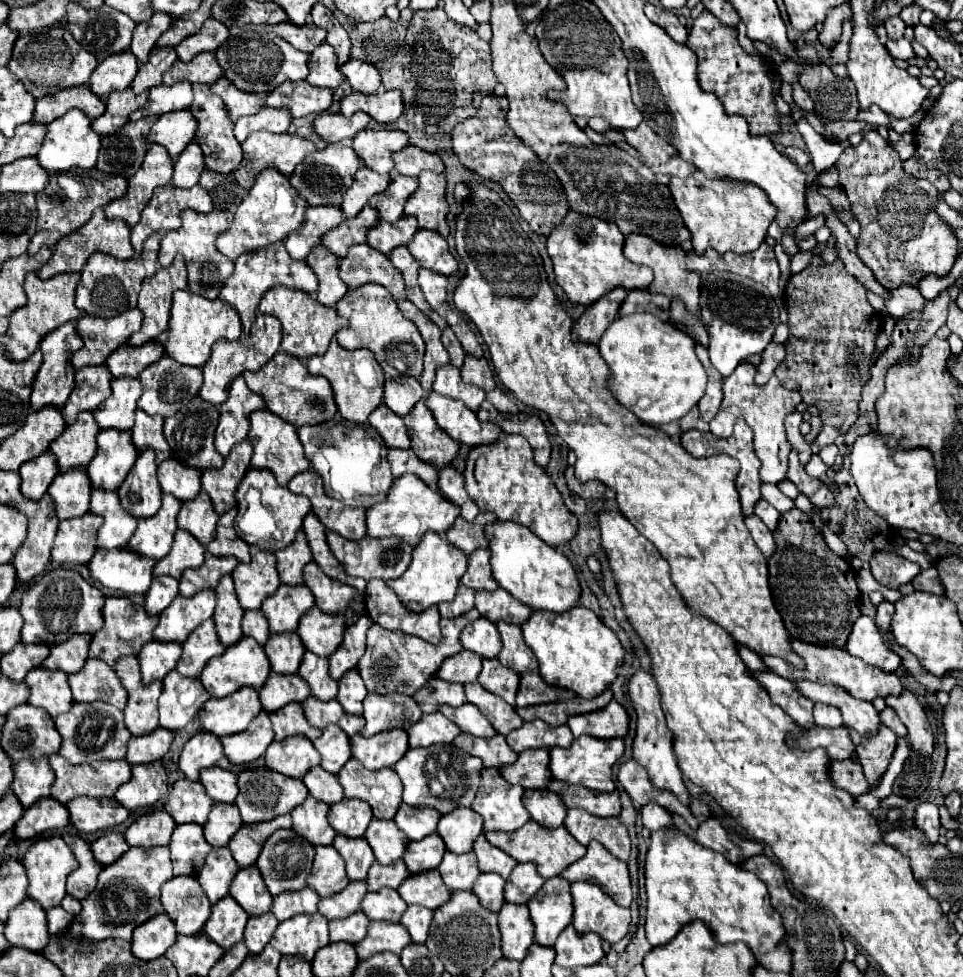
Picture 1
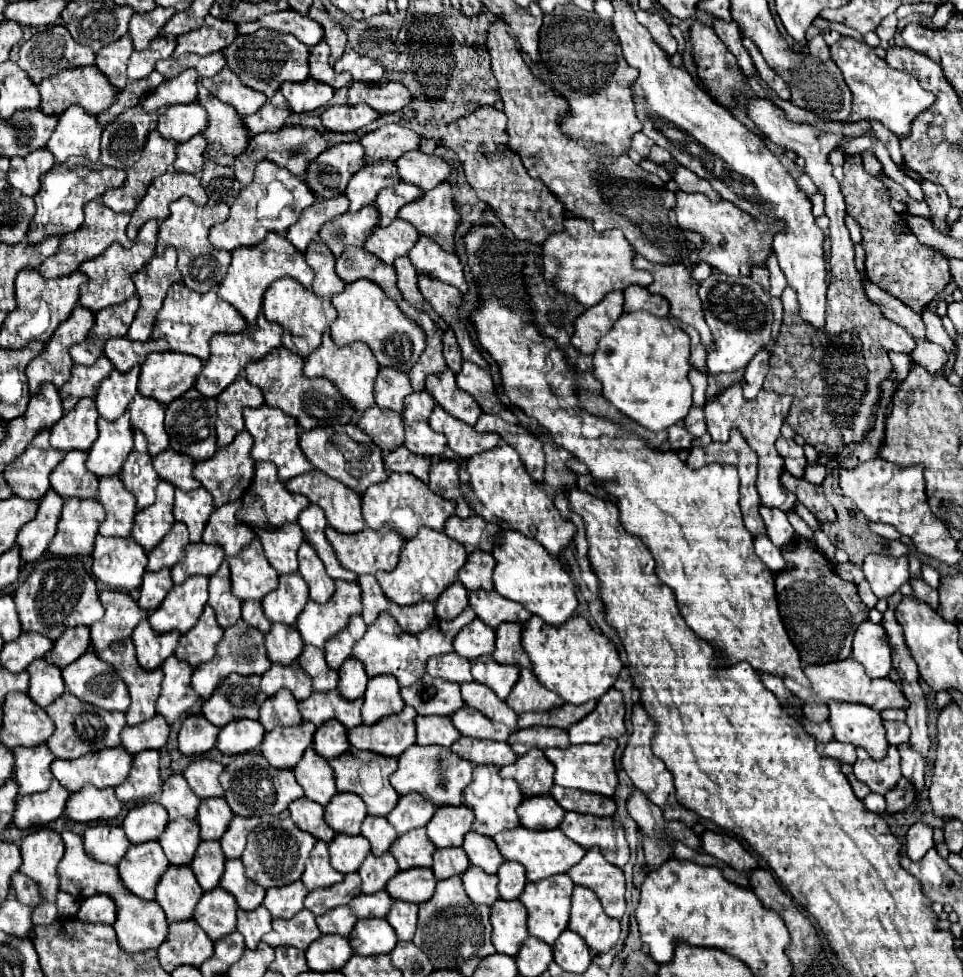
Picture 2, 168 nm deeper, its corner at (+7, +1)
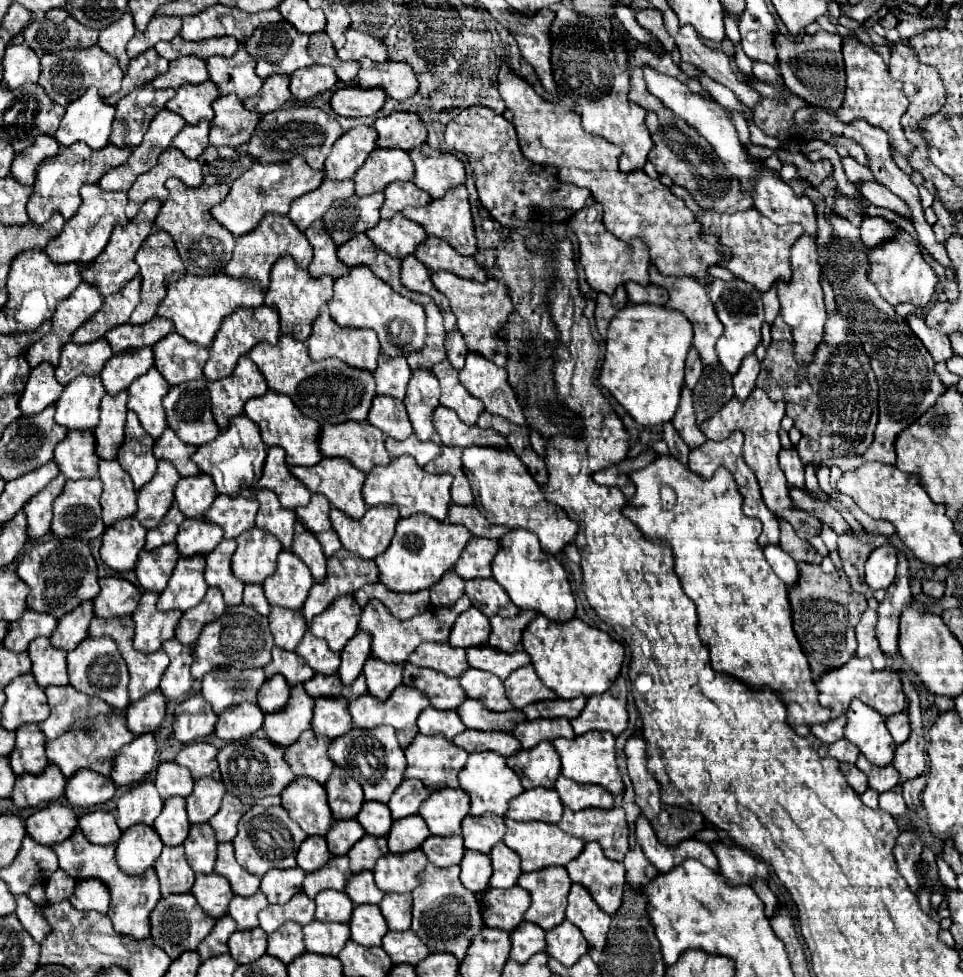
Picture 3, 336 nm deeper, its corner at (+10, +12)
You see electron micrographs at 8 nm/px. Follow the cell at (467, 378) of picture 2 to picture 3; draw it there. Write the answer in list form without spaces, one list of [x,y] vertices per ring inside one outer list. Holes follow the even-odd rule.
[[[470,353],[464,369],[460,371],[460,383],[470,395],[478,397],[486,405],[488,413],[506,417],[516,425],[526,425],[522,407],[518,405],[516,393],[508,383],[506,369],[484,361],[484,357],[476,353]]]

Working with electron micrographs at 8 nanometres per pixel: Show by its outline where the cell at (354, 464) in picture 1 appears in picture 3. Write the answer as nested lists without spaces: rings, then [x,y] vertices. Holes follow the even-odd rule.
[[[366,421],[322,425],[320,449],[324,457],[346,457],[364,473],[370,473],[376,465],[390,463],[390,455],[384,447],[384,433]]]

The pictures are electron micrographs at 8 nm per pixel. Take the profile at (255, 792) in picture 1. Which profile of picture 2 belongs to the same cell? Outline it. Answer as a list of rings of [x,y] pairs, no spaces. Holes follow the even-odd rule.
[[[249,752],[247,756],[235,756],[227,764],[221,784],[225,784],[225,800],[231,810],[239,816],[263,816],[263,814],[281,814],[287,806],[303,796],[303,788],[297,784],[291,770],[277,770],[261,754]]]

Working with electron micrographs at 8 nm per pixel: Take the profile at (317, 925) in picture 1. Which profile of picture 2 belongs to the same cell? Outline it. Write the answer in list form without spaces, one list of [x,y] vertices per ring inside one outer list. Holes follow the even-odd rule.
[[[303,908],[303,912],[295,914],[289,920],[273,918],[273,930],[267,936],[263,936],[263,942],[271,948],[293,946],[299,950],[307,950],[309,944],[319,936],[321,932],[315,924],[315,916],[307,908]]]

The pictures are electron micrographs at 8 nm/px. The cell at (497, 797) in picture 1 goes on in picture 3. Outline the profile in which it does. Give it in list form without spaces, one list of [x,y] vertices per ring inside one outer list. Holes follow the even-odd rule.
[[[482,751],[482,753],[472,753],[460,771],[460,787],[470,795],[470,815],[504,815],[508,811],[510,799],[518,797],[524,787],[520,785],[520,779],[512,769],[506,765],[506,759],[500,753],[494,751]]]

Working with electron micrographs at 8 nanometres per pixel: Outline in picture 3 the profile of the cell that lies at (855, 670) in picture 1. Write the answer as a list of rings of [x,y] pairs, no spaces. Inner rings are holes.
[[[852,657],[852,661],[848,661],[848,665],[834,669],[832,673],[826,673],[826,677],[822,677],[822,705],[832,709],[832,713],[836,713],[836,717],[840,717],[848,711],[848,705],[852,699],[860,699],[862,703],[876,709],[882,717],[900,713],[908,707],[908,699],[904,695],[900,675],[892,669],[876,671],[872,667],[872,661],[860,659],[860,657]]]

